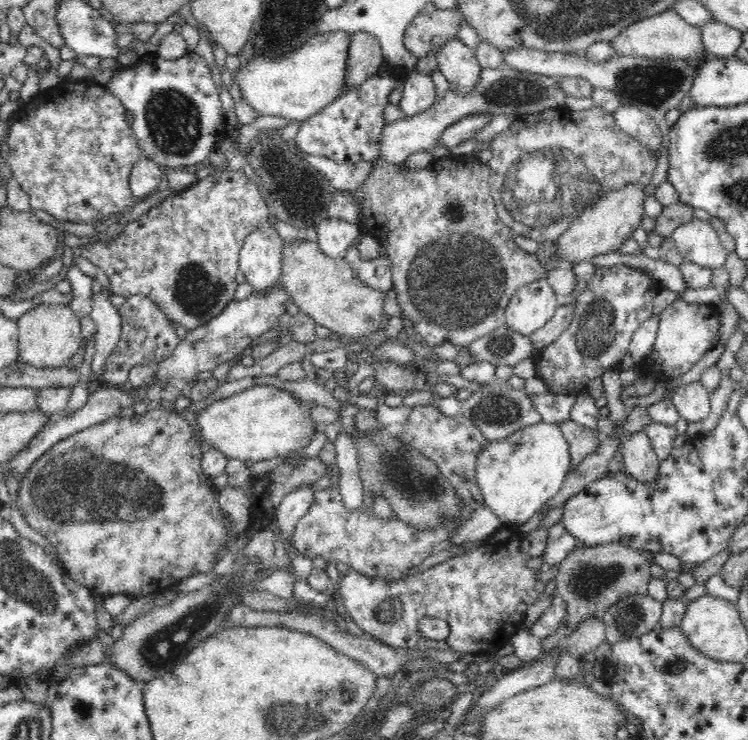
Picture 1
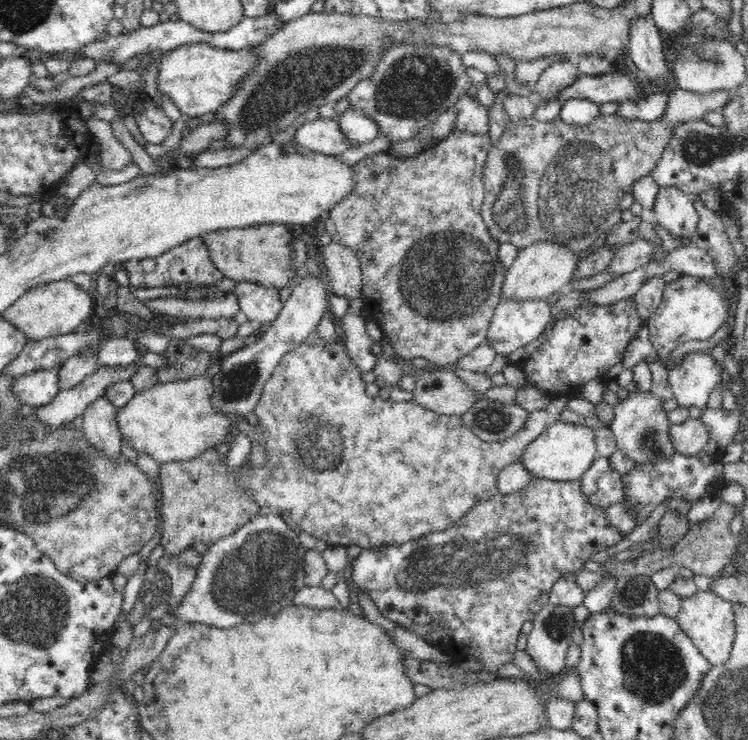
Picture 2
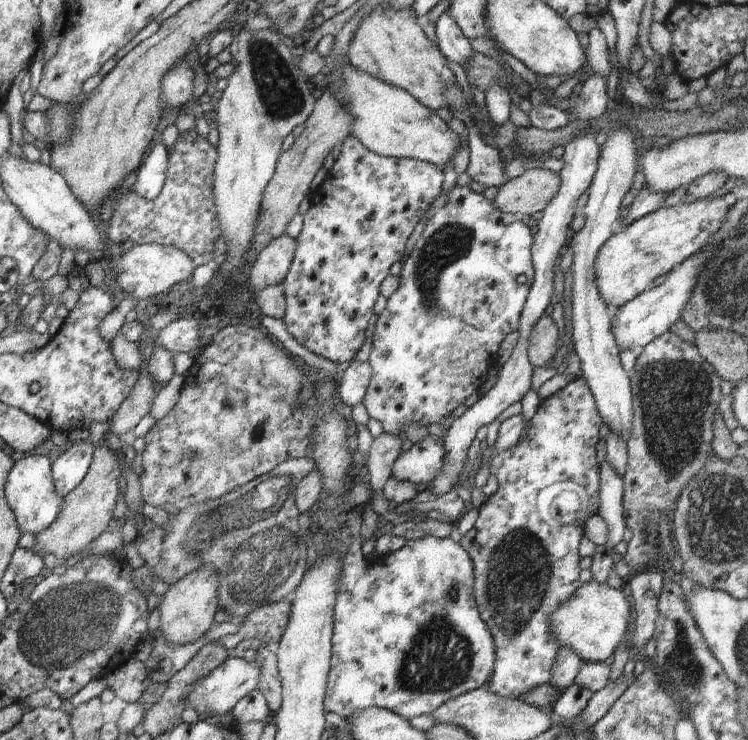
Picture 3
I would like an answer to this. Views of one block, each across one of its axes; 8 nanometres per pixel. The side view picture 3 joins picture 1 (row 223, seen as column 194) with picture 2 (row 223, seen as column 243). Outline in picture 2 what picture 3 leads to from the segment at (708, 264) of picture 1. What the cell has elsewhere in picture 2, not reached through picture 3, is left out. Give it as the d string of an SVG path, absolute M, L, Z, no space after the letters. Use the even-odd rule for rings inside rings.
M660 187L656 201L654 210L659 225L672 236L692 244L700 220L692 198L676 187Z

